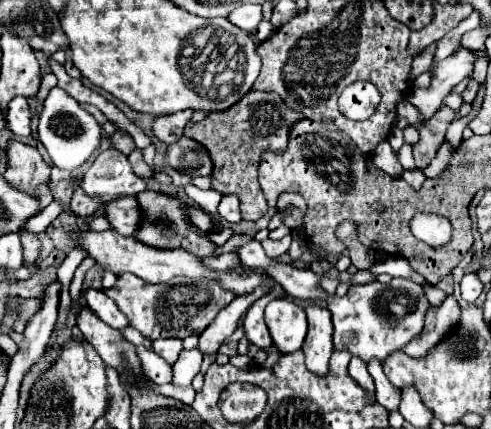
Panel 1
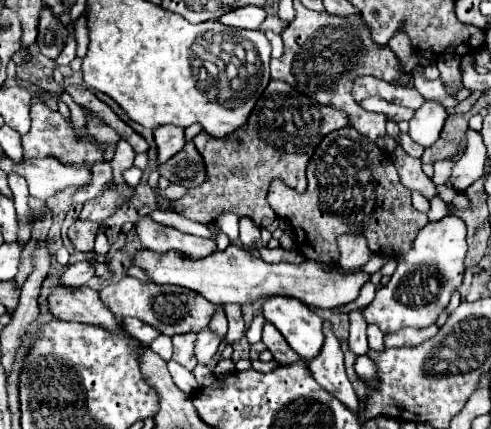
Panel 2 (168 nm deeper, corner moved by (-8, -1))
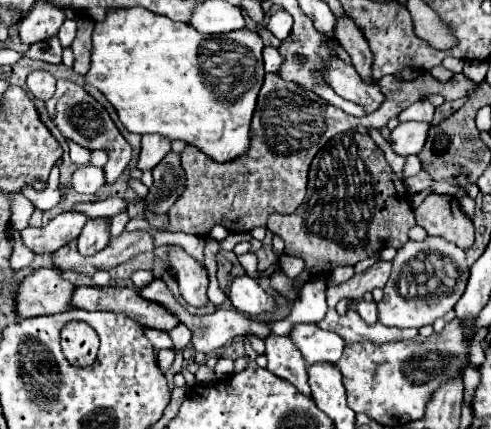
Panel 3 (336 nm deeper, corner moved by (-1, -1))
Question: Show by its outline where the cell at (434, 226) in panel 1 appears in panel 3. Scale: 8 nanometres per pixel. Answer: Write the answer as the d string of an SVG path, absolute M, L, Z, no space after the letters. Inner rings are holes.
M427 236L423 242L409 240L403 248L397 250L397 256L393 258L393 272L385 286L385 298L379 302L379 322L395 328L429 326L437 318L443 318L449 310L453 310L453 306L465 292L467 280L469 280L469 266L465 260L465 252L457 244L435 236Z

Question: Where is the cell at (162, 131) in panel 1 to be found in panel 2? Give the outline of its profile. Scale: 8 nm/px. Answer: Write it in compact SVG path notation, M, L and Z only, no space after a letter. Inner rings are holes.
M176 126L156 128L154 138L156 138L156 144L158 144L158 162L166 162L170 156L180 152L186 144L184 128L176 128Z

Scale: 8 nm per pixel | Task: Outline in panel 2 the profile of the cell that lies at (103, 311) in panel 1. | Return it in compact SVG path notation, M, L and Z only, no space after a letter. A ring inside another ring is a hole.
M122 318L122 324L124 324L124 328L126 328L126 332L128 334L132 334L138 342L142 342L144 346L146 344L150 344L160 332L156 332L156 328L152 328L152 326L148 326L148 324L144 324L142 320L136 320L136 318Z

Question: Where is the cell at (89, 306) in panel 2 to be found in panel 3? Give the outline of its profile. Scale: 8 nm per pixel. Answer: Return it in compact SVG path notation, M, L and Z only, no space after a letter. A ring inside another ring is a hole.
M39 268L33 274L29 274L17 288L15 288L15 314L21 318L33 318L33 316L47 316L47 314L59 314L69 310L73 294L73 284L63 280L61 274L53 268Z

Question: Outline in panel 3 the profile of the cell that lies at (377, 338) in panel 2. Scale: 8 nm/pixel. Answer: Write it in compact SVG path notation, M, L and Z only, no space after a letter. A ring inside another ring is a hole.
M357 300L355 304L355 310L357 314L367 322L367 324L373 324L377 322L377 302L365 302L365 300Z

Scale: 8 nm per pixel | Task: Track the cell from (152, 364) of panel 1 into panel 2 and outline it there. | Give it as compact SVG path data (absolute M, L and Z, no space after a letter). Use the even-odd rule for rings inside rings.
M170 360L170 362L168 362L168 370L170 370L172 378L174 378L174 384L176 384L176 386L180 386L180 388L184 388L184 392L186 392L186 394L194 394L194 392L198 390L196 378L194 378L194 374L192 374L190 370L186 370L186 368L178 366L174 360Z

